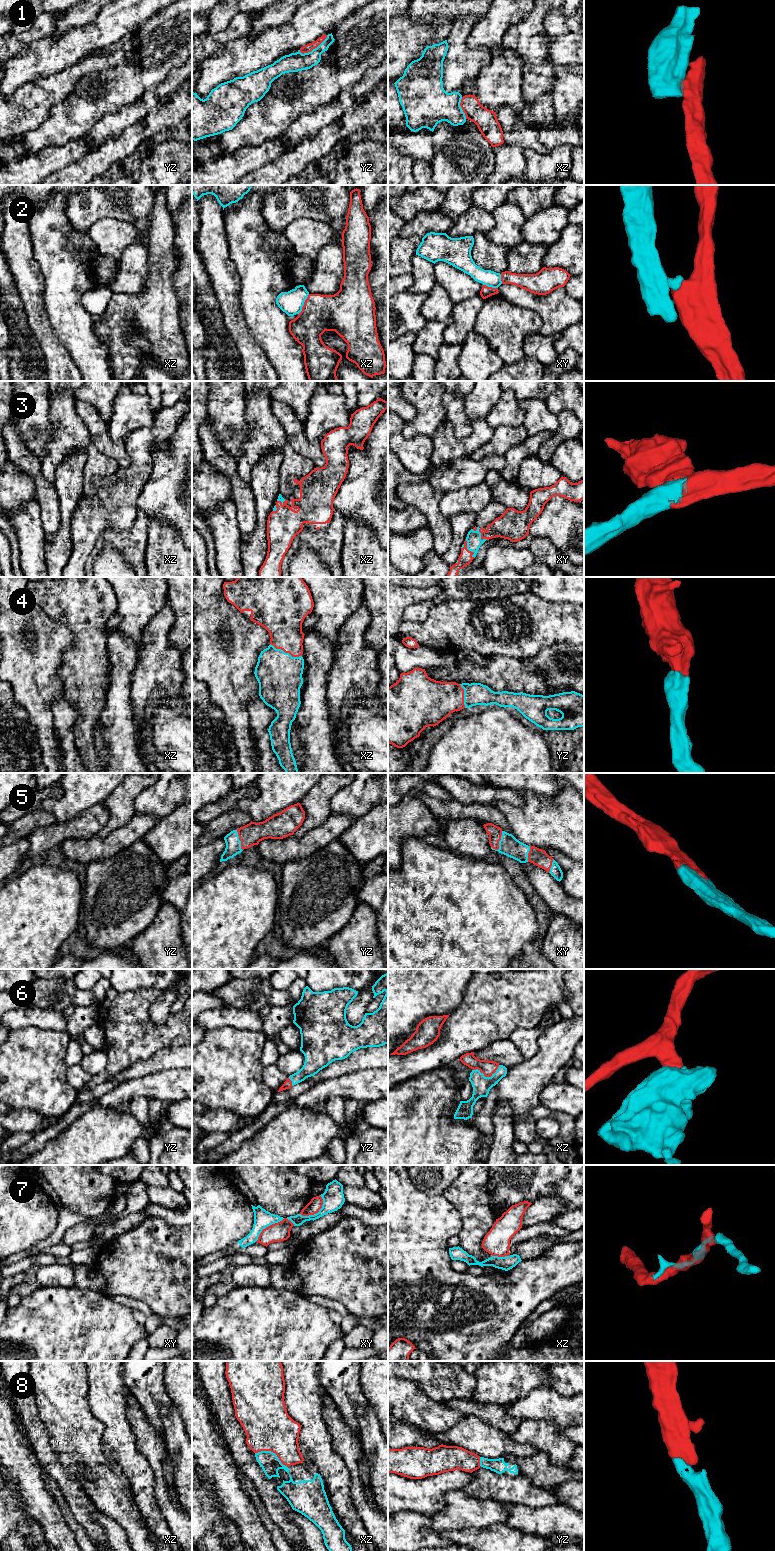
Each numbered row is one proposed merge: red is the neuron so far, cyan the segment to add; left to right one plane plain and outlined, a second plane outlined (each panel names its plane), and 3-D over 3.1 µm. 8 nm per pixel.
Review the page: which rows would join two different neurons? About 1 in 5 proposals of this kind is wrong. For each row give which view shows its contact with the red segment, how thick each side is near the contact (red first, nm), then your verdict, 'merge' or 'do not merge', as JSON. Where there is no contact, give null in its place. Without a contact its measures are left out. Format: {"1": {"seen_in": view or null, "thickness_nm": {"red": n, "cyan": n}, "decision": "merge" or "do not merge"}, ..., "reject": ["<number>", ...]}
{"1": {"seen_in": "yz", "thickness_nm": {"red": 70, "cyan": 160}, "decision": "do not merge"}, "2": {"seen_in": "xz", "thickness_nm": {"red": 300, "cyan": 190}, "decision": "do not merge"}, "3": {"seen_in": "xy", "thickness_nm": {"red": 220, "cyan": 120}, "decision": "merge"}, "4": {"seen_in": "xz", "thickness_nm": {"red": 300, "cyan": 360}, "decision": "merge"}, "5": {"seen_in": "xy", "thickness_nm": {"red": 110, "cyan": 160}, "decision": "merge"}, "6": {"seen_in": "xz", "thickness_nm": {"red": 120, "cyan": 150}, "decision": "merge"}, "7": {"seen_in": "xy", "thickness_nm": {"red": 110, "cyan": 180}, "decision": "do not merge"}, "8": {"seen_in": "xz", "thickness_nm": {"red": 380, "cyan": 160}, "decision": "merge"}, "reject": ["1", "2", "7"]}

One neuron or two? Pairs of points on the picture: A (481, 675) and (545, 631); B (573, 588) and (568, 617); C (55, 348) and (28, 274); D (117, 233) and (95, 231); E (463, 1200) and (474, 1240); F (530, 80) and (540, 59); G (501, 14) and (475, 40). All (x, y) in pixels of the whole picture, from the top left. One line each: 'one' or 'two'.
A: two
B: two
C: one
D: one
E: one
F: one
G: one

